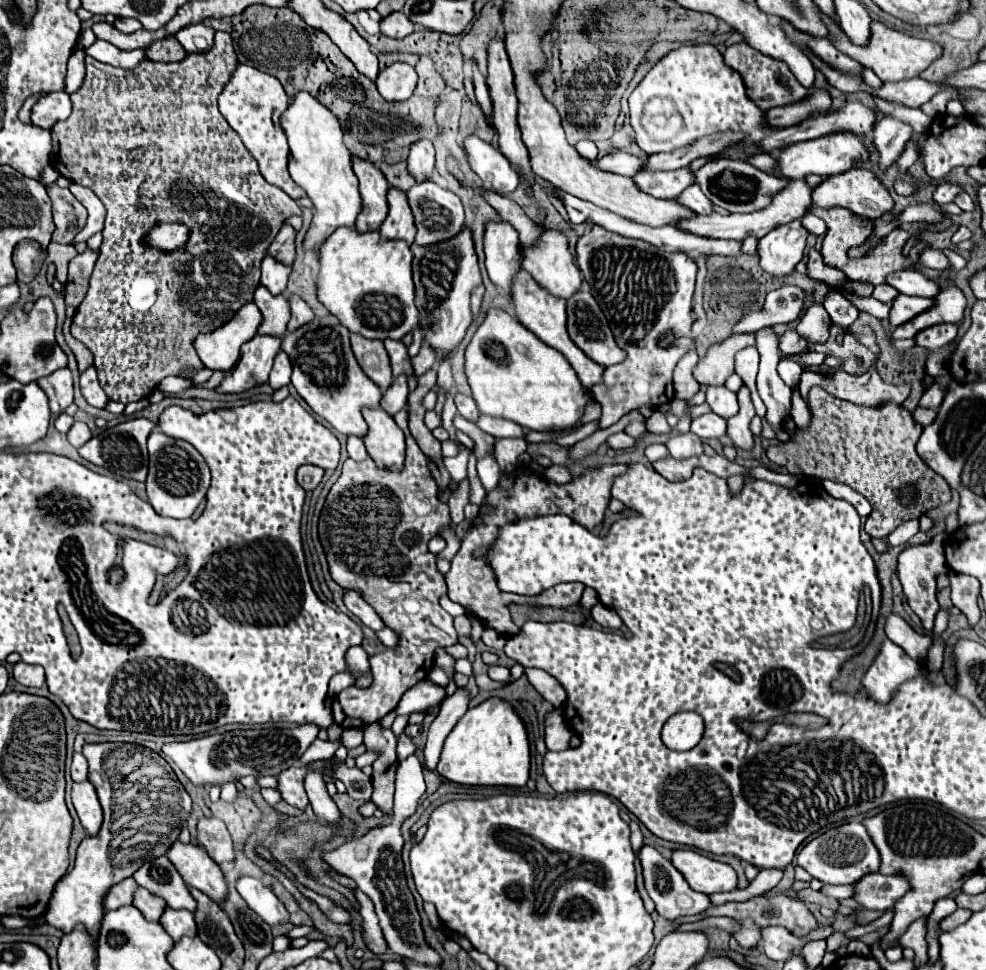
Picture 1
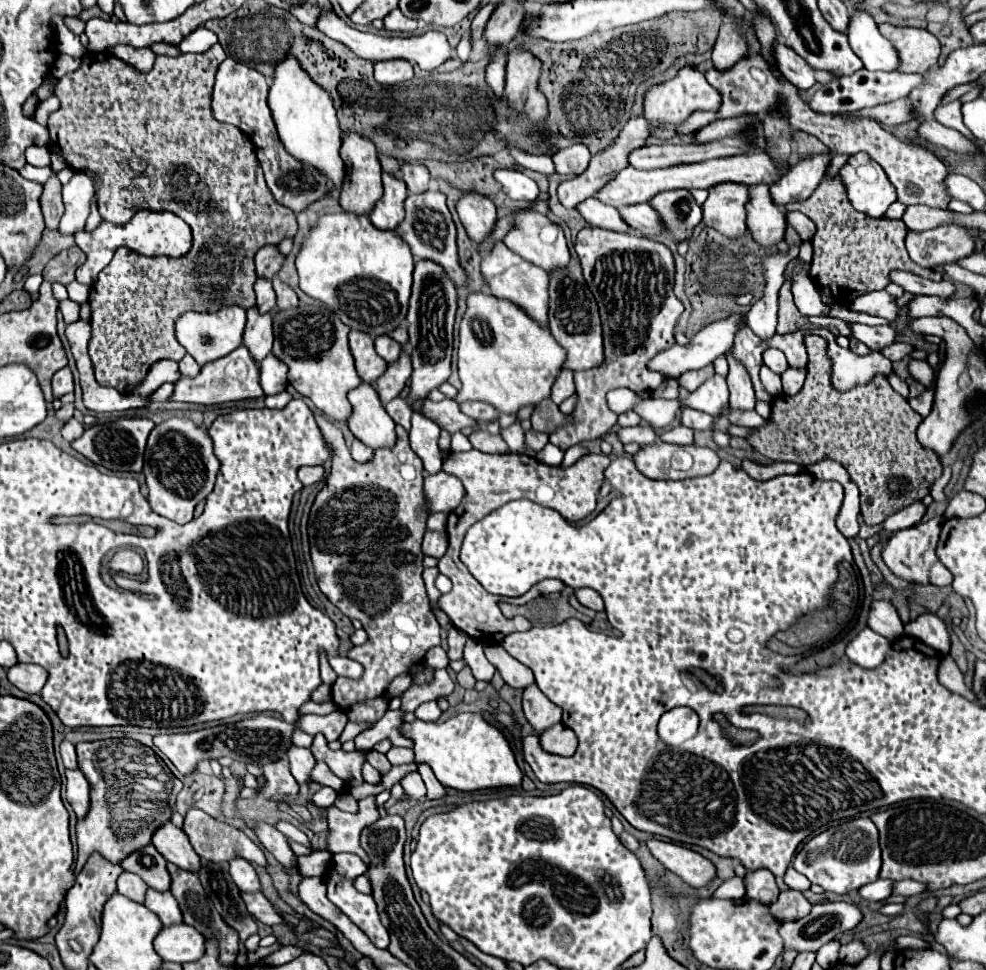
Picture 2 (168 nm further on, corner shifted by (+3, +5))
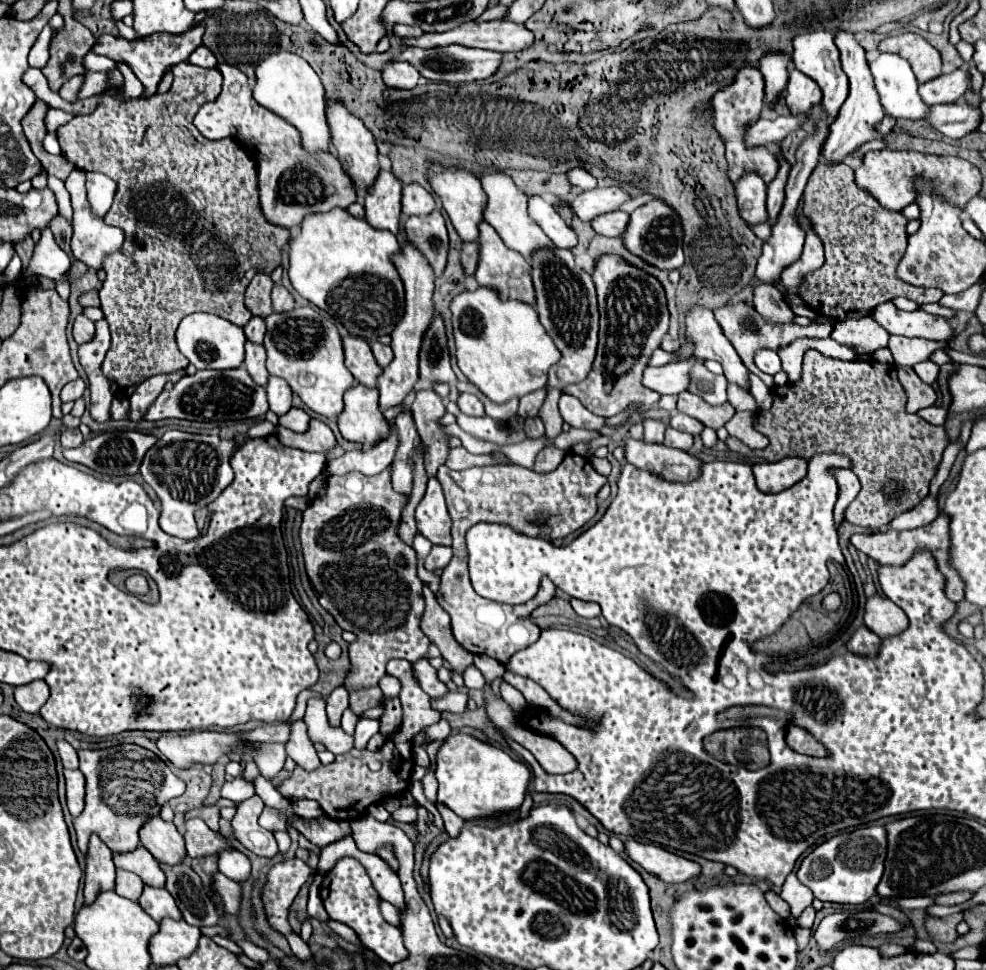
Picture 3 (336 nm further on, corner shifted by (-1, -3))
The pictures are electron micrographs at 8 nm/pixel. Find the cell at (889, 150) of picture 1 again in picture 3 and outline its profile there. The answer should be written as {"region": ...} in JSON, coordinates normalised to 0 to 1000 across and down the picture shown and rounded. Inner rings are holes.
{"region":[[[970,71],[963,77],[953,77],[931,90],[931,96],[939,108],[972,104],[984,90],[984,79],[978,71]]]}

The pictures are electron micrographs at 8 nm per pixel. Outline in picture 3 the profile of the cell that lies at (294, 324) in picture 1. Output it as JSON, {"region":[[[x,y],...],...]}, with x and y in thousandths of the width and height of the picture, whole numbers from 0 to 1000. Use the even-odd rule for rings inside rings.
{"region":[[[284,292],[278,294],[278,298],[276,298],[276,316],[278,316],[280,323],[298,319],[298,308],[296,308],[296,304],[294,304]]]}

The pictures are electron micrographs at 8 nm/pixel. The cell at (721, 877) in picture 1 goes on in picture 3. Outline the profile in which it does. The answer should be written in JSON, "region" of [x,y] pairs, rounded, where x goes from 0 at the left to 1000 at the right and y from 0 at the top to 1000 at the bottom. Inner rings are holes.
{"region":[[[637,865],[633,869],[637,884],[647,890],[651,896],[661,900],[663,904],[675,908],[675,910],[692,910],[706,902],[710,902],[710,892],[704,888],[698,888],[690,881],[684,881],[675,877],[669,871],[661,869],[649,869],[643,865]]]}

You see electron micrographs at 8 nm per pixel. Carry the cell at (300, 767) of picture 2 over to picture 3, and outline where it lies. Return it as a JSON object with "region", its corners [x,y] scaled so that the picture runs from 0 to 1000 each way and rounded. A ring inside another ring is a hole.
{"region":[[[298,743],[294,749],[294,762],[290,766],[292,778],[308,793],[320,793],[325,789],[323,776],[318,772],[318,766],[314,764],[310,756],[310,745],[308,743]]]}

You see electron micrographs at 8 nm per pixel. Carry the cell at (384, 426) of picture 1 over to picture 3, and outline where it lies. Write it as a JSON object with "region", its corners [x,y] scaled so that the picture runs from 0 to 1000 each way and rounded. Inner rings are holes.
{"region":[[[365,395],[357,397],[353,405],[349,405],[349,422],[341,434],[349,453],[369,461],[381,459],[396,444],[383,420],[383,401]]]}

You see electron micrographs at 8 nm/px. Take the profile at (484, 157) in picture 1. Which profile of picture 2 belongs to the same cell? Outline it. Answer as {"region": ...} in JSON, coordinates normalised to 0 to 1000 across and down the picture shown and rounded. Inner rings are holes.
{"region":[[[503,174],[501,176],[501,185],[509,191],[509,195],[513,197],[513,201],[521,207],[544,207],[546,205],[546,193],[542,189],[542,185],[533,182],[529,176],[523,174]]]}

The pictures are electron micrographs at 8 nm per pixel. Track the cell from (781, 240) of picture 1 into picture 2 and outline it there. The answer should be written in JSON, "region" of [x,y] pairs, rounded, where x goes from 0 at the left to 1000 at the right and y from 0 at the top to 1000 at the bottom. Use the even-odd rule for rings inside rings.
{"region":[[[779,191],[761,193],[759,215],[759,238],[771,255],[785,255],[795,246],[797,224],[779,203]]]}

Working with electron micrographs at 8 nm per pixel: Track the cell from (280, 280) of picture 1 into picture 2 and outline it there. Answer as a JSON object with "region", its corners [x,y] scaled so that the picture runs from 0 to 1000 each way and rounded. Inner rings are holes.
{"region":[[[264,286],[258,294],[258,300],[260,300],[260,314],[264,321],[274,321],[280,316],[280,304],[278,304],[274,288]]]}

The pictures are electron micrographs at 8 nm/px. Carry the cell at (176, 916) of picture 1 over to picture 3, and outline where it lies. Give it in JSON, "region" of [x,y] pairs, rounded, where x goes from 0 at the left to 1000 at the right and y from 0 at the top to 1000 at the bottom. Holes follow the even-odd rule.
{"region":[[[146,912],[146,919],[144,919],[142,927],[140,927],[140,933],[150,943],[154,943],[156,949],[164,949],[166,945],[185,947],[176,925],[166,914],[150,914],[150,912]]]}

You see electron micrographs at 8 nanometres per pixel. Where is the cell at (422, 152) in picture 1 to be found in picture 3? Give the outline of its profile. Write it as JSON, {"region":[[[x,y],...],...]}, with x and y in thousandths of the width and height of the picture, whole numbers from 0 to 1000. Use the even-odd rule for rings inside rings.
{"region":[[[410,191],[408,193],[408,220],[412,224],[418,222],[434,222],[442,215],[440,203],[426,191]]]}

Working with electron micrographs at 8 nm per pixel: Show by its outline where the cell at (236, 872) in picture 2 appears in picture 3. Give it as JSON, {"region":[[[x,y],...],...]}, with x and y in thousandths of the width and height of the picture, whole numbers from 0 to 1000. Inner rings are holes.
{"region":[[[231,871],[229,875],[221,877],[221,896],[229,904],[243,910],[254,904],[254,886],[235,871]]]}

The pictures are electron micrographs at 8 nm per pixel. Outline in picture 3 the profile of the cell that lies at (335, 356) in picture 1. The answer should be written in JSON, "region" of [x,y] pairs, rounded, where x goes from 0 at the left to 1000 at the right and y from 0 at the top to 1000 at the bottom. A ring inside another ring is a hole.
{"region":[[[300,316],[290,323],[276,323],[270,329],[268,358],[272,364],[270,380],[278,389],[286,389],[298,405],[323,428],[341,430],[349,422],[347,407],[359,397],[357,385],[349,376],[347,349],[337,329],[316,316]]]}

